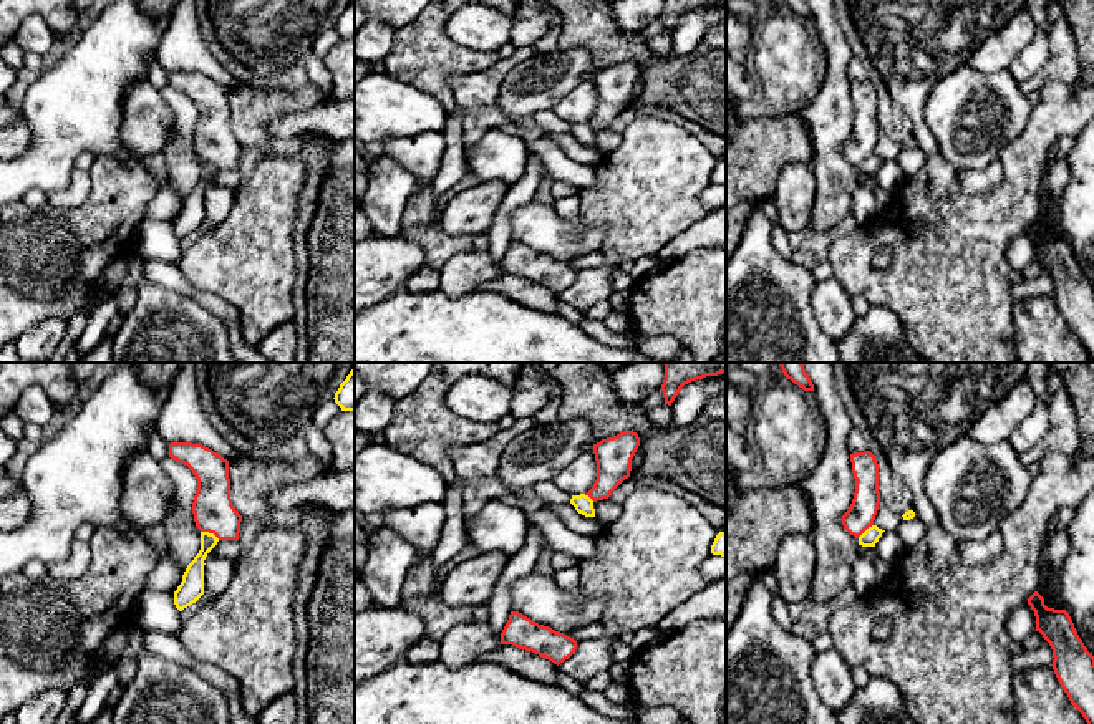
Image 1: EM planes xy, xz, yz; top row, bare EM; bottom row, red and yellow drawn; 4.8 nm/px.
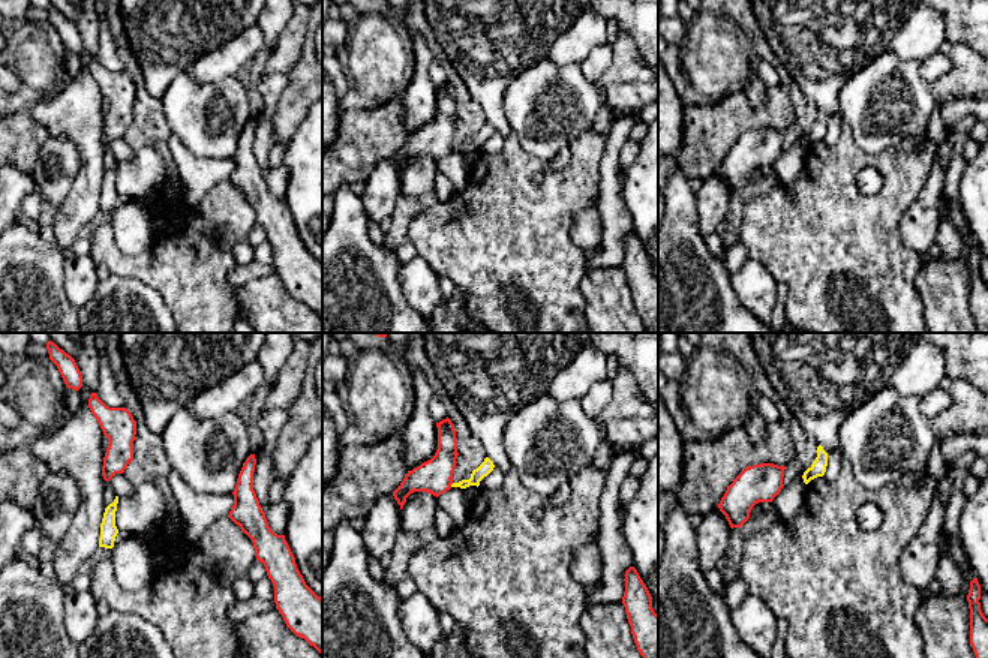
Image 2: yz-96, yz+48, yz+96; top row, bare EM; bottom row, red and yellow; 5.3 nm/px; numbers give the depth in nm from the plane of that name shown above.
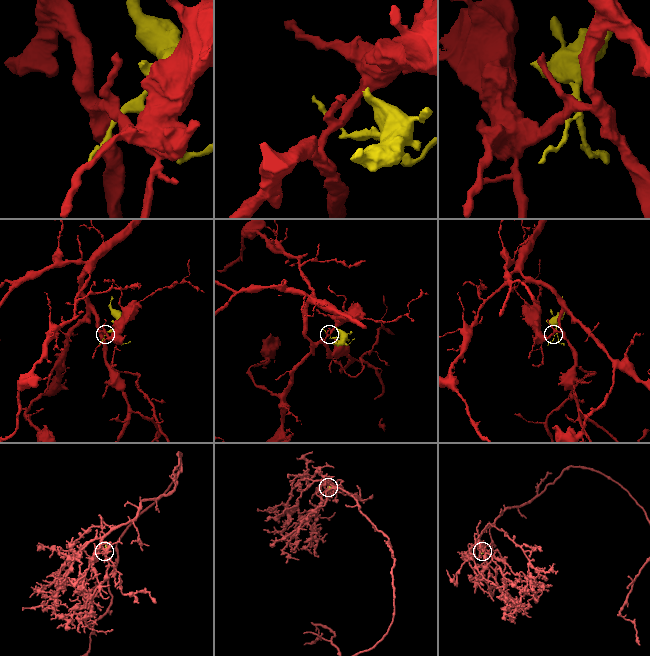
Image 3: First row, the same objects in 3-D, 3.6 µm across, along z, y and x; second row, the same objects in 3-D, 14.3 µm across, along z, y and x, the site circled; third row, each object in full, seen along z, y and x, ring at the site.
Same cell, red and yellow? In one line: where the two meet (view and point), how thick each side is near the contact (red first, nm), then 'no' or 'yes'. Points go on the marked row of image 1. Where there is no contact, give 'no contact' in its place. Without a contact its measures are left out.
xy (211, 532) | 200/110 nm | no

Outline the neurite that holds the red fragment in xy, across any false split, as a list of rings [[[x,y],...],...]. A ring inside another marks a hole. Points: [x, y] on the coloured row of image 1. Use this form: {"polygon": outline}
{"polygon": [[[171,442],[169,457],[187,466],[197,479],[192,502],[196,527],[219,540],[239,540],[242,515],[230,499],[229,461],[192,442]]]}

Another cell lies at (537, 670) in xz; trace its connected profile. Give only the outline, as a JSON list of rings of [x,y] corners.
[[[501,644],[481,661],[501,664],[516,674],[527,678],[532,684],[555,684],[559,668],[552,661],[512,644]]]

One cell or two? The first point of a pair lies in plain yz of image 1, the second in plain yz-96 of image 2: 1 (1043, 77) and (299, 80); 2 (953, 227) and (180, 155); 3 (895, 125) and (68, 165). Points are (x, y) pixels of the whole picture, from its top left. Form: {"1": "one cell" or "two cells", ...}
{"1": "two cells", "2": "two cells", "3": "two cells"}

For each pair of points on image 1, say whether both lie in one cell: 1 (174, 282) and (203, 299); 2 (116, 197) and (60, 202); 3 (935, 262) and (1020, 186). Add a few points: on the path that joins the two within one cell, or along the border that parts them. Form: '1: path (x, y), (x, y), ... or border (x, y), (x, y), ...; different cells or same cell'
1: path (181, 285), (196, 295); same cell
2: border (90, 173), (88, 196), (78, 206), (60, 211); different cells
3: path (957, 246), (998, 207); same cell

